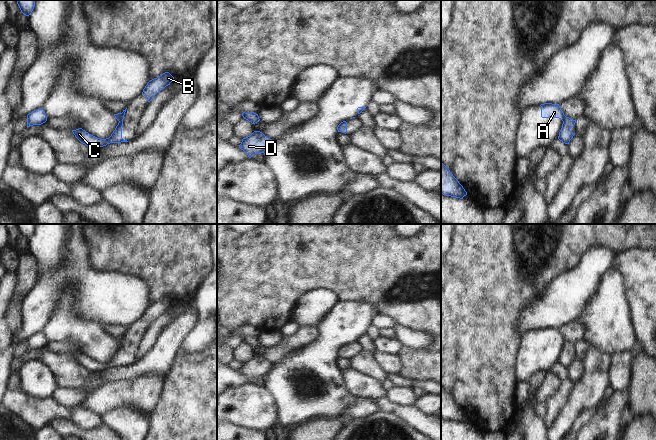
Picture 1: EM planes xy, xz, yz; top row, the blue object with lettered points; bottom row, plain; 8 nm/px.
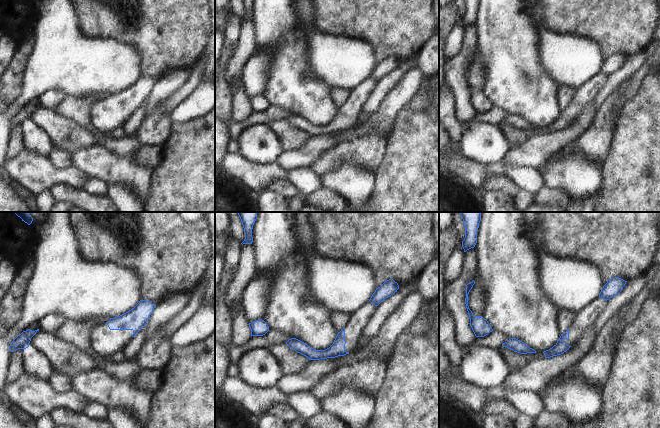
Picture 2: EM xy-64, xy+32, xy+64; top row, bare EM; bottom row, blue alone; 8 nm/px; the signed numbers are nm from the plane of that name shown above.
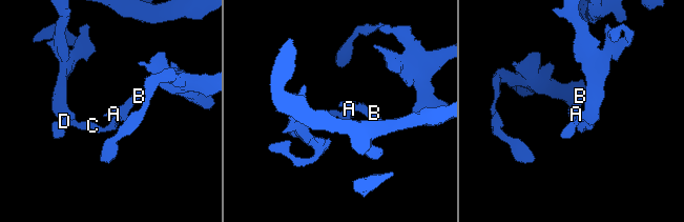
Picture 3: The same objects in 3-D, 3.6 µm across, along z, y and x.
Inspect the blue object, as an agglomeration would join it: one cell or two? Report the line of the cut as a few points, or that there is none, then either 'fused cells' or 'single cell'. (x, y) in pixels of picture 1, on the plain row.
xy (123, 341), (119, 345) | fused cells

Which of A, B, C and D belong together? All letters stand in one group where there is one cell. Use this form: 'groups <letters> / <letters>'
groups A B / C D

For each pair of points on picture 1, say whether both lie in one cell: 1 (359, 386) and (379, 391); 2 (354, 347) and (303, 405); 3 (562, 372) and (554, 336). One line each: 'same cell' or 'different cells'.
1: same cell
2: different cells
3: different cells

